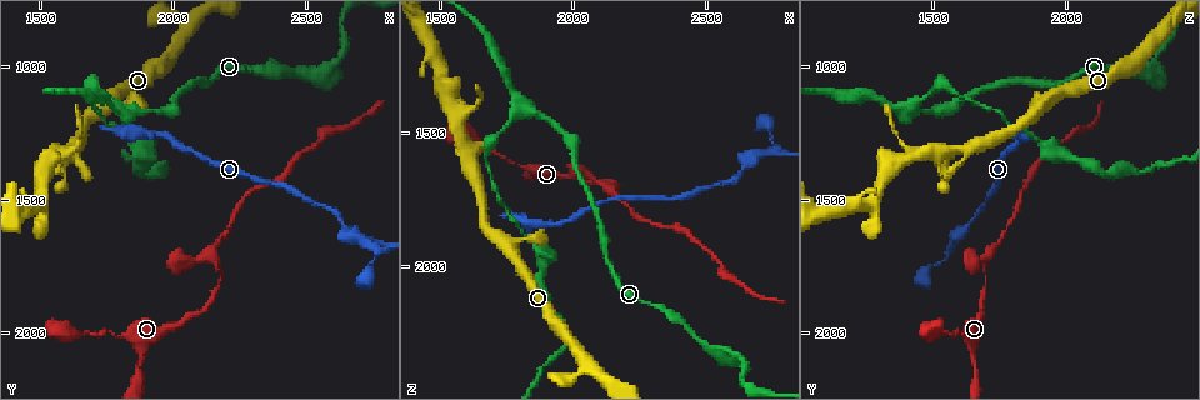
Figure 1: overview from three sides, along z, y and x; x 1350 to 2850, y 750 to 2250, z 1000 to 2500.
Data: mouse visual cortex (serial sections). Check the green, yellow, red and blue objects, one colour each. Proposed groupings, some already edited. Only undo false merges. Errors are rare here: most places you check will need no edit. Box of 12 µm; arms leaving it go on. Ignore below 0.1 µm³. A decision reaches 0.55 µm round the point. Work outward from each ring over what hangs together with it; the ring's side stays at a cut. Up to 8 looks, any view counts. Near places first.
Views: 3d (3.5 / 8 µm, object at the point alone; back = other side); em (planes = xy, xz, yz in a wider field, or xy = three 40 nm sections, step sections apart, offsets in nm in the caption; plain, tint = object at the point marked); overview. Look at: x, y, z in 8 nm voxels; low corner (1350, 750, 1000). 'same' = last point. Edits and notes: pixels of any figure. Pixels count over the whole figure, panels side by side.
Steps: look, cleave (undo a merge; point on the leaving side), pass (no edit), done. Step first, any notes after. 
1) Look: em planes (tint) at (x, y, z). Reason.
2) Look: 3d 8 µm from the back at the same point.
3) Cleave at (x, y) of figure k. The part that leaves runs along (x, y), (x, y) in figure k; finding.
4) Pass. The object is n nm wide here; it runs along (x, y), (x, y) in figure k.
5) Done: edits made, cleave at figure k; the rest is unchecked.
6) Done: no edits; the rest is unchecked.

Look: 3d 3.5 µm from the back at (1830, 1170, 1410). Thin neck.

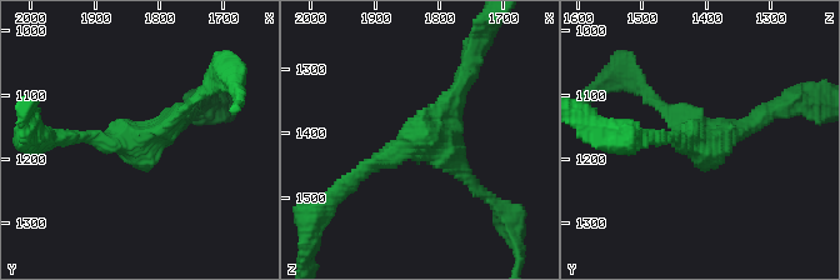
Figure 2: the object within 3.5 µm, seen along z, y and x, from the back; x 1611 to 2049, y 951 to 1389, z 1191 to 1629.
Look: em planes (tint) at (1830, 1175, 1420). 3 arms meet here; the arms are 200, 200, 200 nm wide; need the tissue.

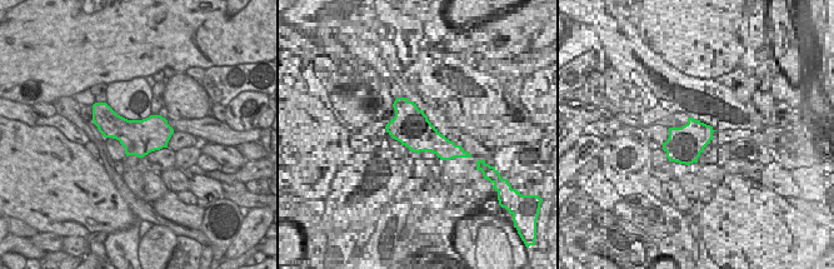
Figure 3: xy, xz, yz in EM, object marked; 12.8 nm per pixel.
Pass. It runs along (65, 138), (138, 141), (191, 103) in figure 2; all the same cell.

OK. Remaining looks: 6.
Look: 3d 3.5 µm at (2200, 1610, 1770). Narrows sharply.

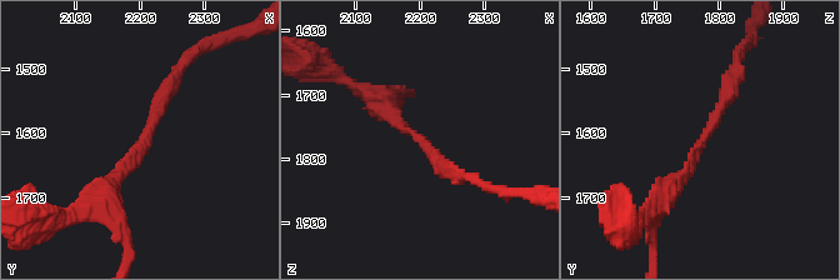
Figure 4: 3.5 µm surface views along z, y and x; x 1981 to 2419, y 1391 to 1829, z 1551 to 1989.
Look: em xy step 5 (tint) at (2200, 1610, 1780). Shape alone is not enough.

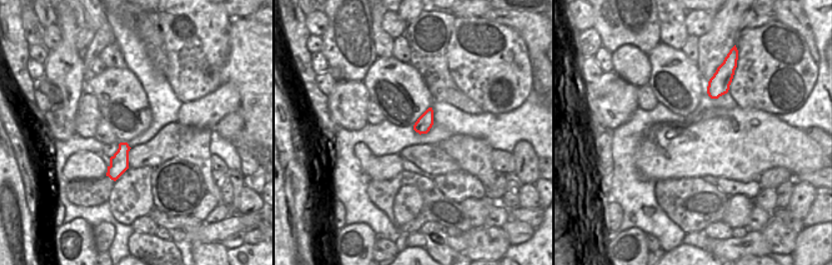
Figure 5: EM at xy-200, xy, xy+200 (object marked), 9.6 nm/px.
Look: em planes (tint) at the same point.

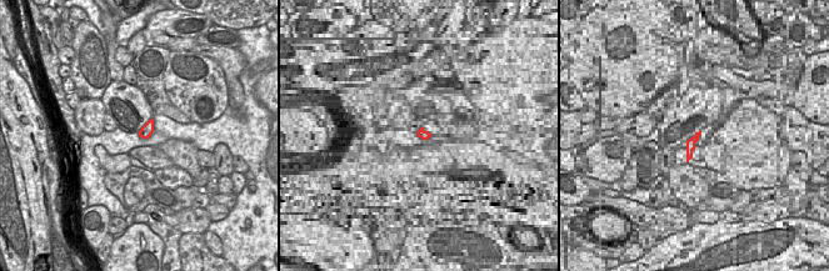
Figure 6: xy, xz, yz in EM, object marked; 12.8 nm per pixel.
Pass. The object is 160 nm wide here; it runs along (663, 198), (718, 118), (736, 71) in figure 4; one cell here.

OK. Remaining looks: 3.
Look: 3d 3.5 µm at (2750, 1670, 1570). A fork.

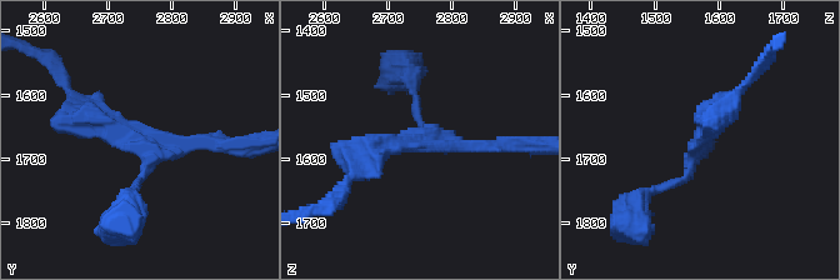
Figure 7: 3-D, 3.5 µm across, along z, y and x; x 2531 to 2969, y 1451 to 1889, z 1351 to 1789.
Look: em xy step 2 (tint) at (2750, 1680, 1565). Shape alone is not enough.

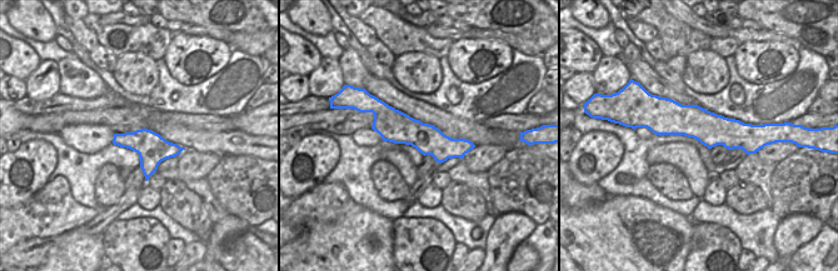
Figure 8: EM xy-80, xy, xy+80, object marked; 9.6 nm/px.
Pass. The arms are 100, 150, 300 nm wide; it runs along (648, 124), (753, 135) in figure 8; continuous, no second cell.

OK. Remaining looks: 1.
Done: no edits; the rest is unchecked.

